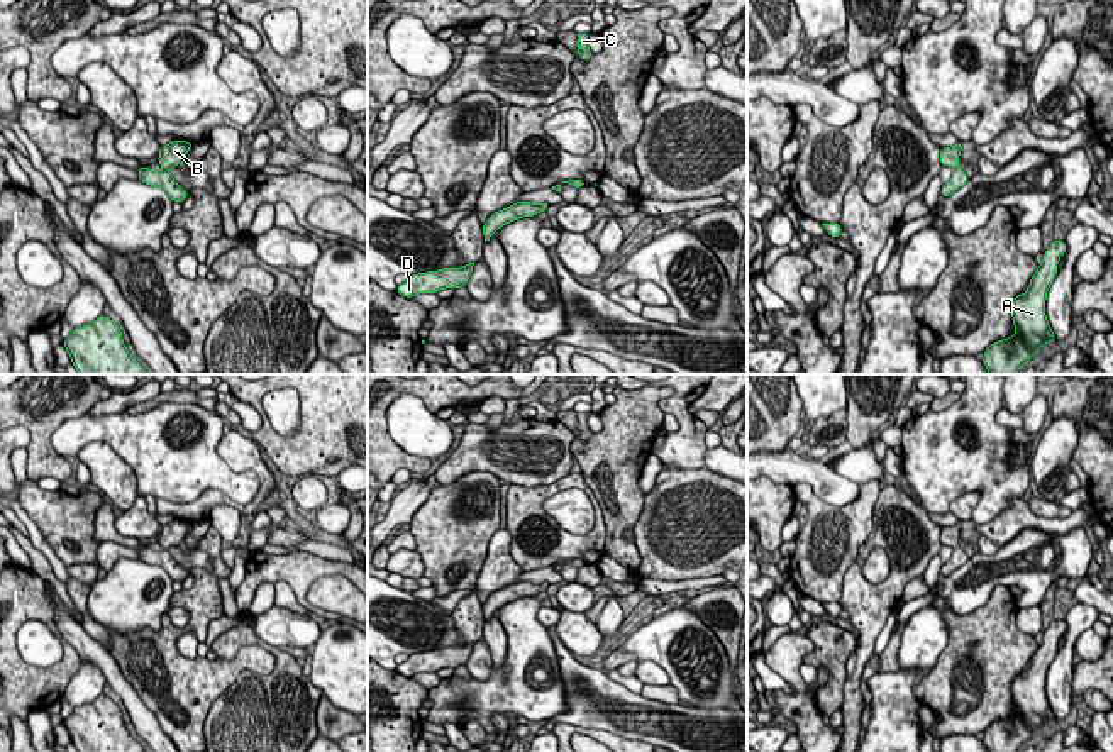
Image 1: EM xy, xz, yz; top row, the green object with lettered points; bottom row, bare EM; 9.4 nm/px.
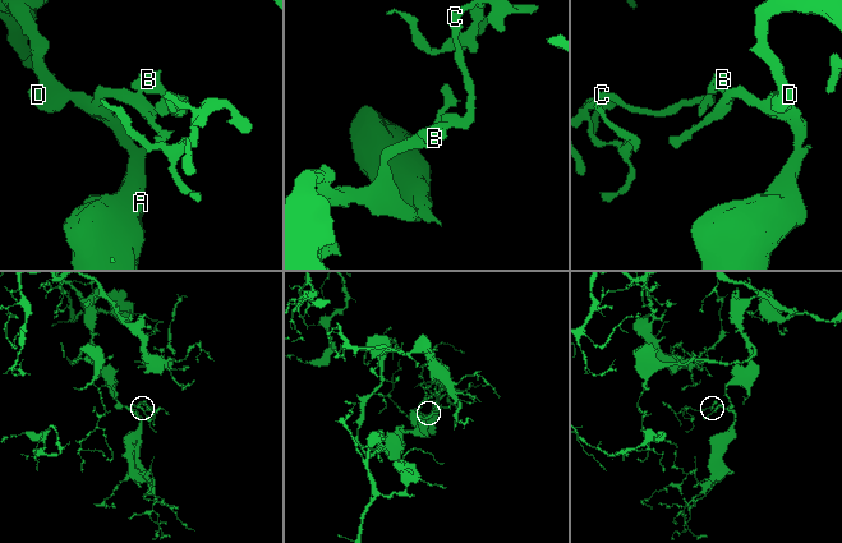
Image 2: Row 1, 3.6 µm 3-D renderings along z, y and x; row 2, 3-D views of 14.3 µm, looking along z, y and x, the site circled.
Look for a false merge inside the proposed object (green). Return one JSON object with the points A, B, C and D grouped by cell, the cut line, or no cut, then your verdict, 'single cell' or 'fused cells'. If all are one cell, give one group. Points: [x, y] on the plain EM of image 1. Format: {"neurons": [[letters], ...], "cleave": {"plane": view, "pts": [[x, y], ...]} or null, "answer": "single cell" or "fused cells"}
{"neurons": [["A", "B", "C", "D"]], "cleave": null, "answer": "single cell"}

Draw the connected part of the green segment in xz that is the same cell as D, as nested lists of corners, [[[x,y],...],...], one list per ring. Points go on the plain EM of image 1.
[[[469,642],[462,647],[444,647],[412,654],[403,664],[396,666],[396,672],[405,677],[413,677],[417,672],[437,672],[444,667],[457,669],[459,666],[466,666],[473,645],[474,642]]]

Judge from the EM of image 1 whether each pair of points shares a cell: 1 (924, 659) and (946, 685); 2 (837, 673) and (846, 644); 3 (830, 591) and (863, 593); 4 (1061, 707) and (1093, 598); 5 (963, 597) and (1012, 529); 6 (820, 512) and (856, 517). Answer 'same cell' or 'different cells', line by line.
1: different cells
2: same cell
3: different cells
4: different cells
5: different cells
6: same cell

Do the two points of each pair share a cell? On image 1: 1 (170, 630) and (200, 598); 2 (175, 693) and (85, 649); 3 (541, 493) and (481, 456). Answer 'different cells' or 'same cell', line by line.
1: same cell
2: different cells
3: different cells

